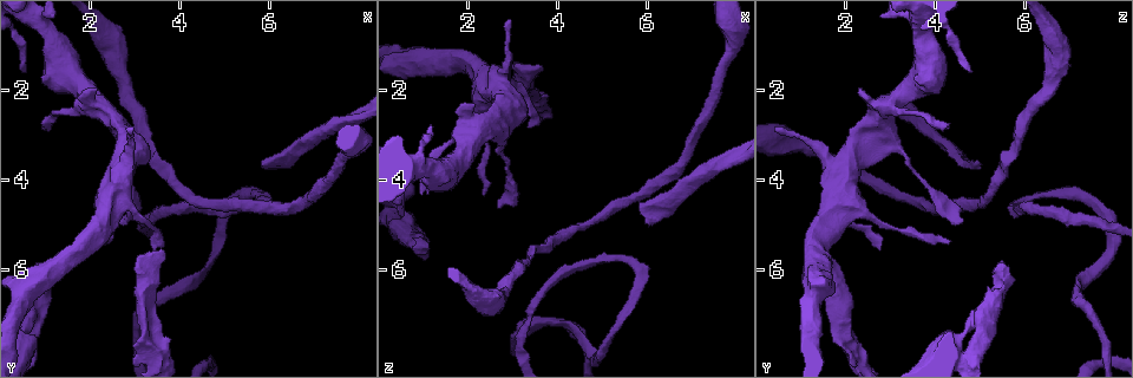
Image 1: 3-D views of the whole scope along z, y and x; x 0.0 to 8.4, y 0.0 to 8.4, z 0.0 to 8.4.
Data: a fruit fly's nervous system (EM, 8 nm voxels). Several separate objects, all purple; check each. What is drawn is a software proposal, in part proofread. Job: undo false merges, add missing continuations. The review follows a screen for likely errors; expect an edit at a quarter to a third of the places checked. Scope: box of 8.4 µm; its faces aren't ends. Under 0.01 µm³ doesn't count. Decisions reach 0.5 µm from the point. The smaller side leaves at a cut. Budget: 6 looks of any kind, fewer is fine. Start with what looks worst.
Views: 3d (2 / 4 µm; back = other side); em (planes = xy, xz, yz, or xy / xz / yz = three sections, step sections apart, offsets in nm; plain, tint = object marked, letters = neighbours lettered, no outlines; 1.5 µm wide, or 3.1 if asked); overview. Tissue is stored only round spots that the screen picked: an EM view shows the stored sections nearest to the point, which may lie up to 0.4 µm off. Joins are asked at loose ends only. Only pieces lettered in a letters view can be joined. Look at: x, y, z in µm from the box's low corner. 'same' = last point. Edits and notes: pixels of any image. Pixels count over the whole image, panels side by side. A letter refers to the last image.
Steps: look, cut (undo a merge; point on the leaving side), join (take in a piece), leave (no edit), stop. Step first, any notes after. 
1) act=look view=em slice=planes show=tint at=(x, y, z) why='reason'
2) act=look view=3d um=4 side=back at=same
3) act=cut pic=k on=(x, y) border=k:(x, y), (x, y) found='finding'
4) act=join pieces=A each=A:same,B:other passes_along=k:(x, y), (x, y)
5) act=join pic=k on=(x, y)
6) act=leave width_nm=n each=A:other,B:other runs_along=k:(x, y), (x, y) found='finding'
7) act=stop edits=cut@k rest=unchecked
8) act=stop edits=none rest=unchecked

act=look view=3d um=4 at=(3.60, 5.50, 1.45) why='branch stops here'

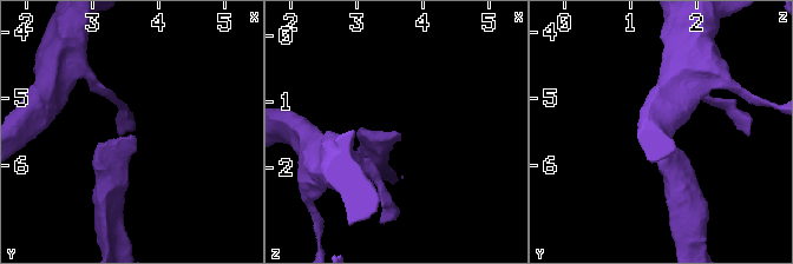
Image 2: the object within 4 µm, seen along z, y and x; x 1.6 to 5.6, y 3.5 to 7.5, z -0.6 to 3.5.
act=look view=em slice=xy step=4 show=letters at=(3.65, 5.60, 1.50) why='need the tissue'

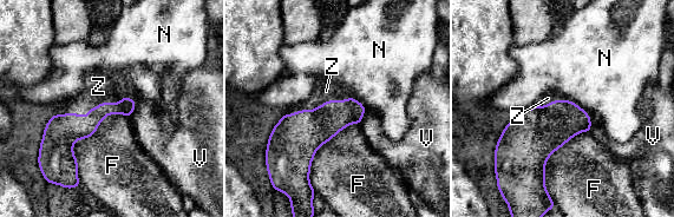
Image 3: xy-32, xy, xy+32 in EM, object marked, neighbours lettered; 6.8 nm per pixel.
act=look view=em slice=planes show=letters at=same why='another direction'

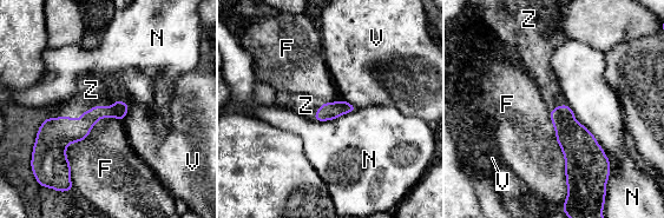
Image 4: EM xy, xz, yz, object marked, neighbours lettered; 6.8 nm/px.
act=join pieces=Z each=F:other,N:other,V:other,Z:same passes_along=4:(53, 136), (81, 113), (91, 90) found='it goes on there'

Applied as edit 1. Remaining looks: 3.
act=look view=3d um=4 at=(5.85, 3.65, 4.65) why='branch stops here'

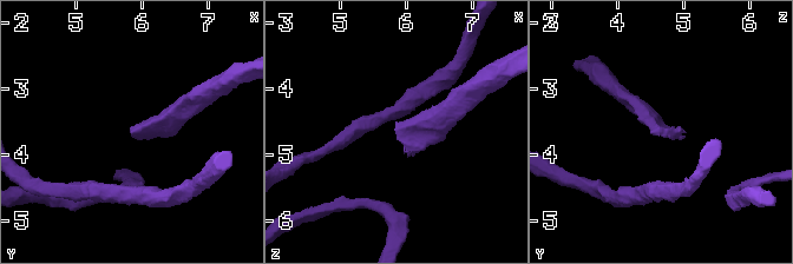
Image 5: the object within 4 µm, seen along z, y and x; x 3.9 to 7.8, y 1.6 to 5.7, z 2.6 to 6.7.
act=look view=em slice=xy step=4 show=letters at=(5.85, 3.70, 4.65) why='shape alone is not enough'

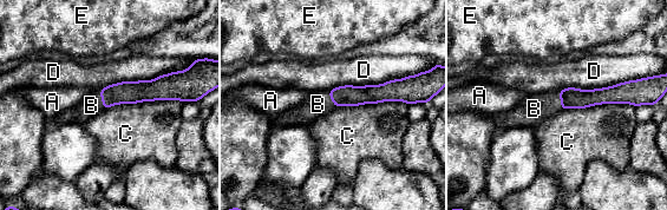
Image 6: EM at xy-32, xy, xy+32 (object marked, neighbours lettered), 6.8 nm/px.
act=join pieces=B each=A:other,B:same,C:other,D:other,E:other found='it goes on there'

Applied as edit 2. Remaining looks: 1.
act=stop edits=join@4,join@6 rest=unchecked

